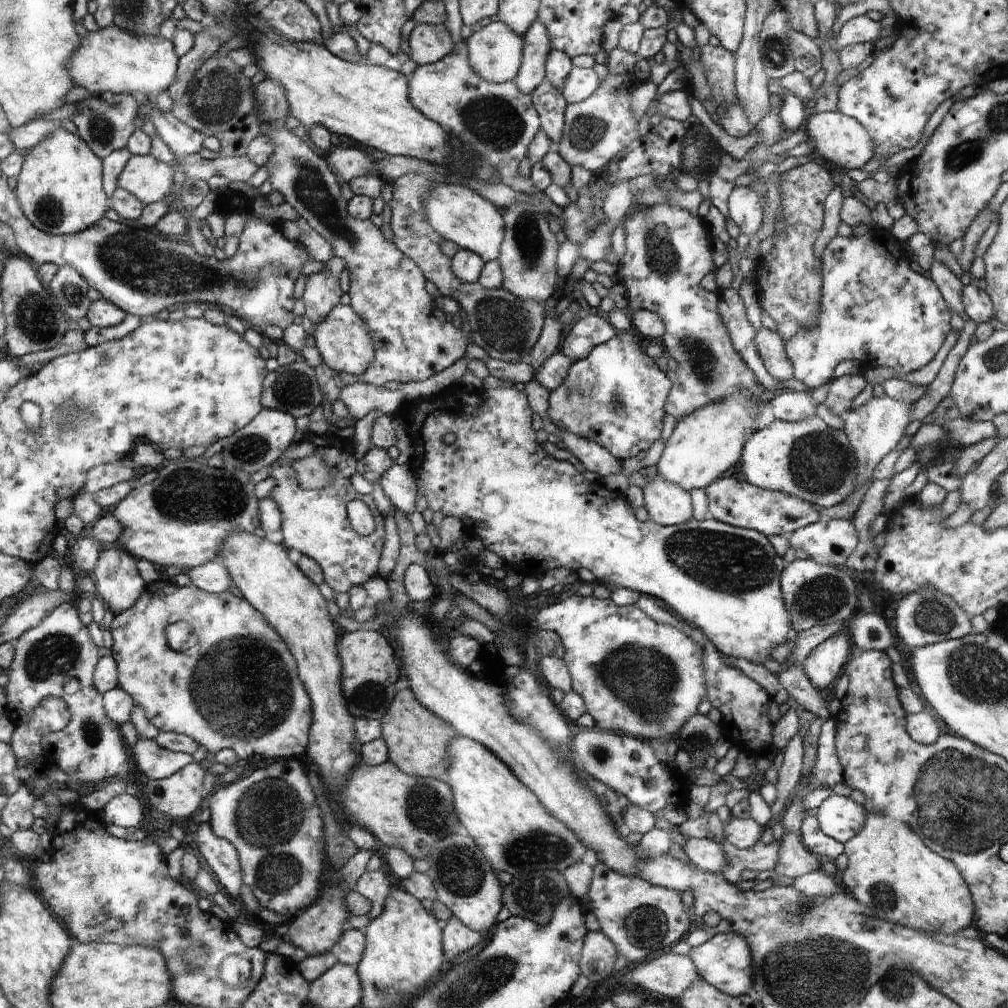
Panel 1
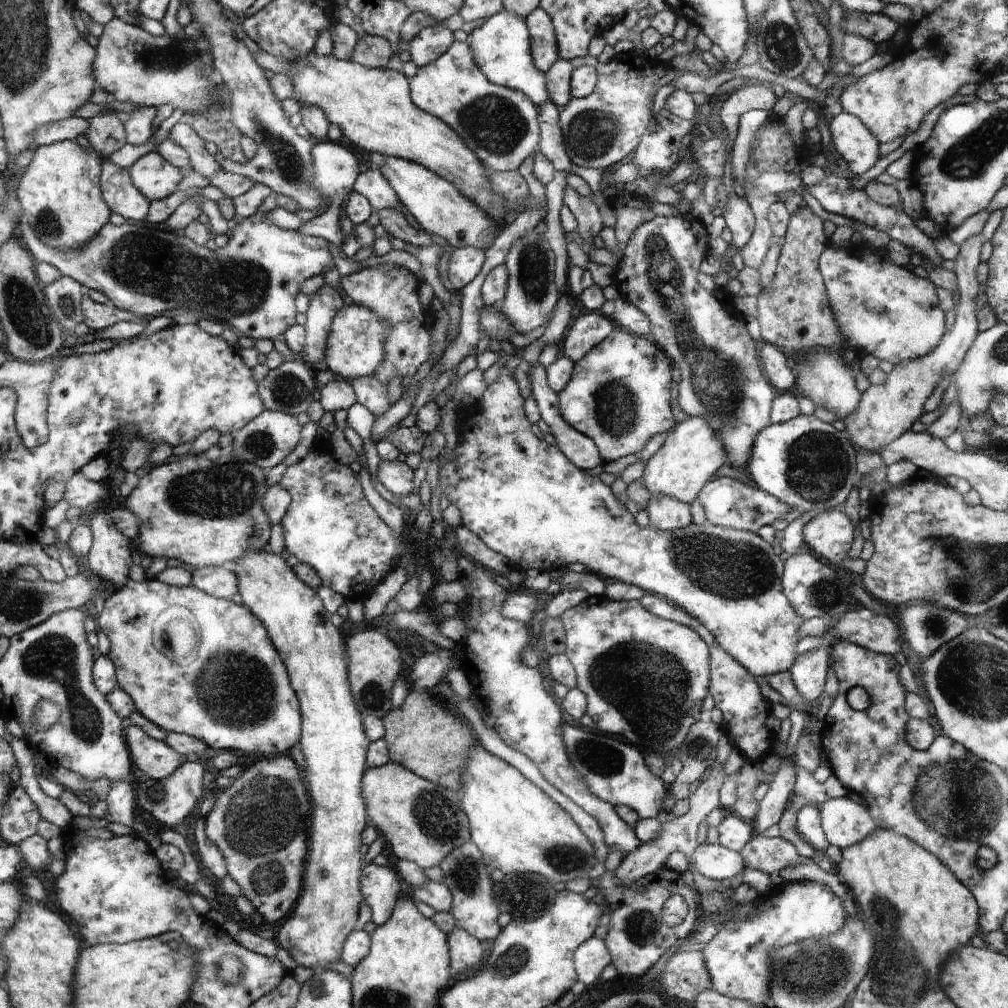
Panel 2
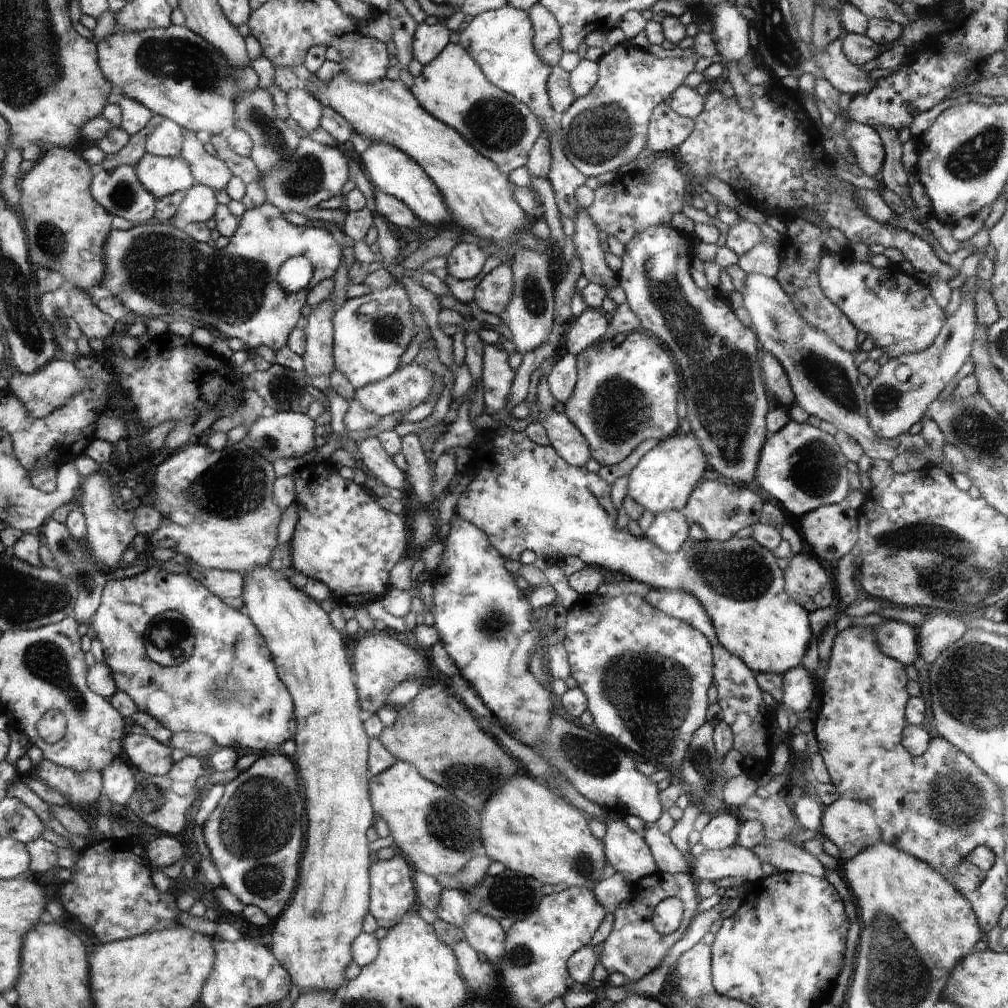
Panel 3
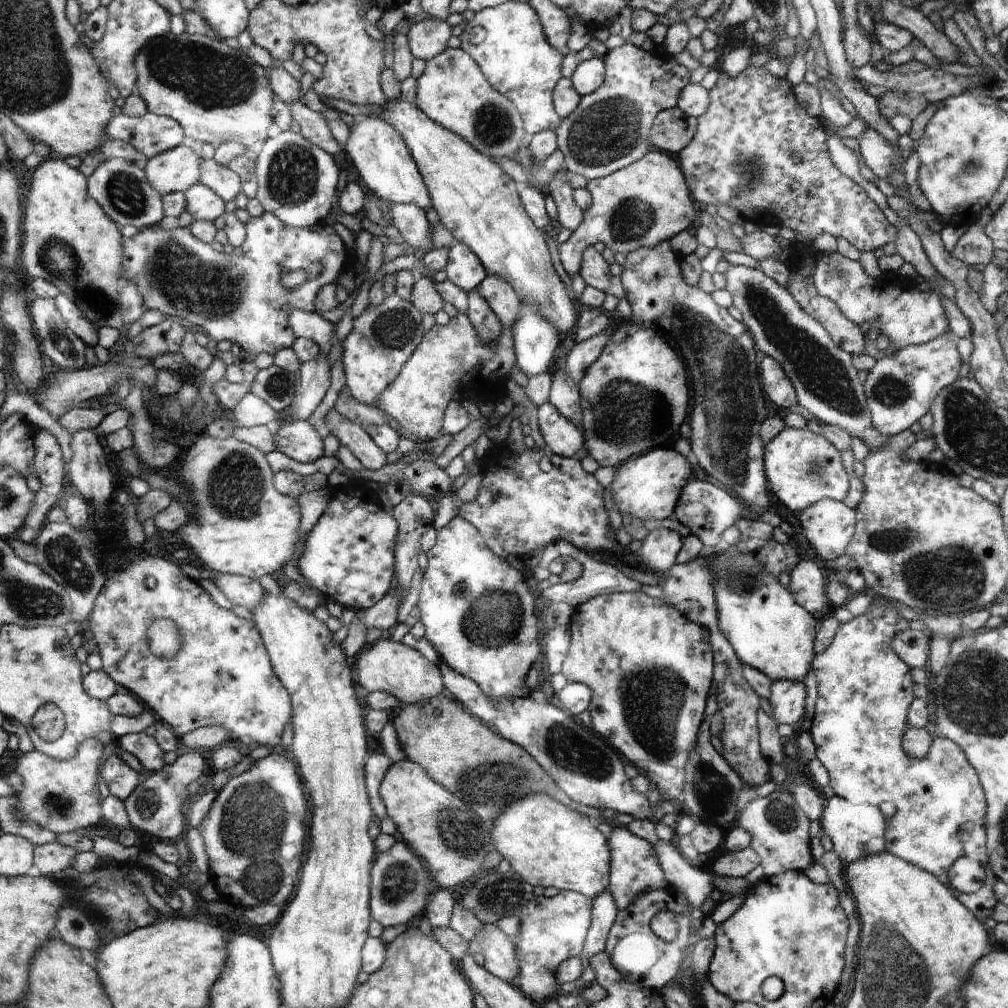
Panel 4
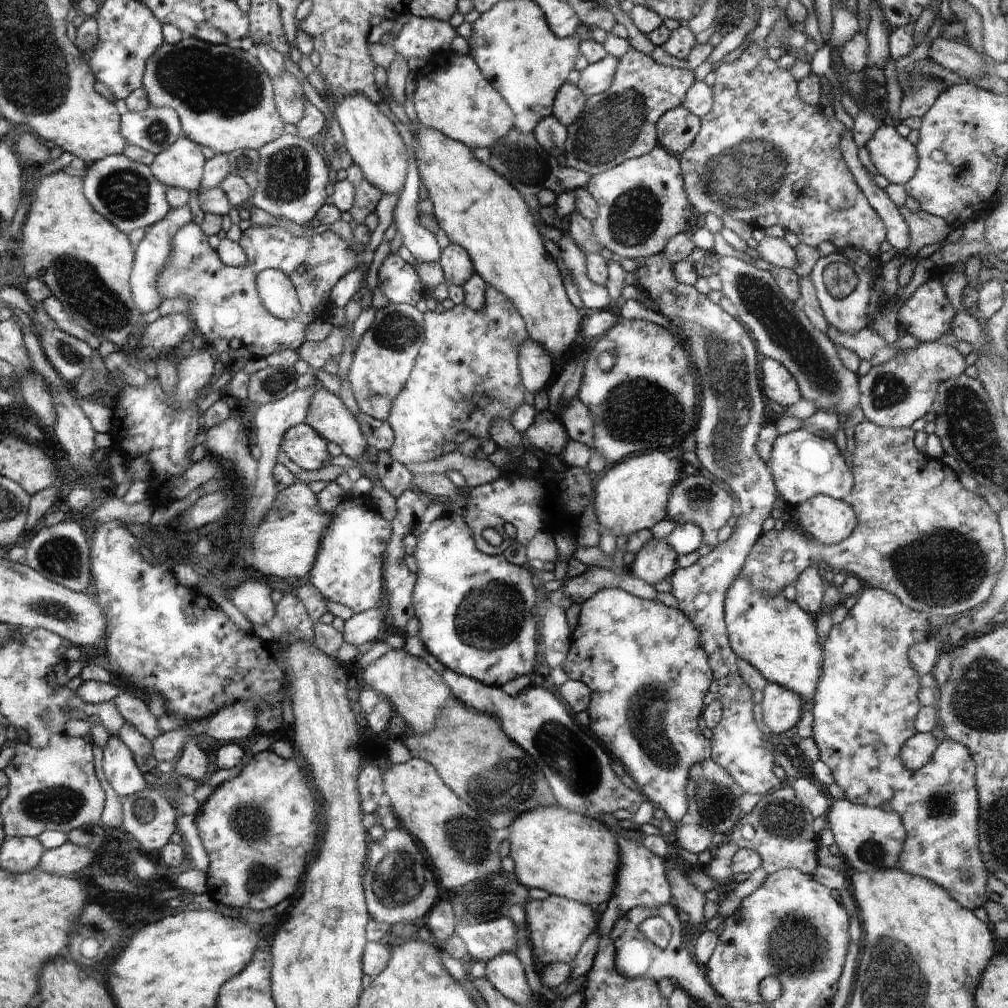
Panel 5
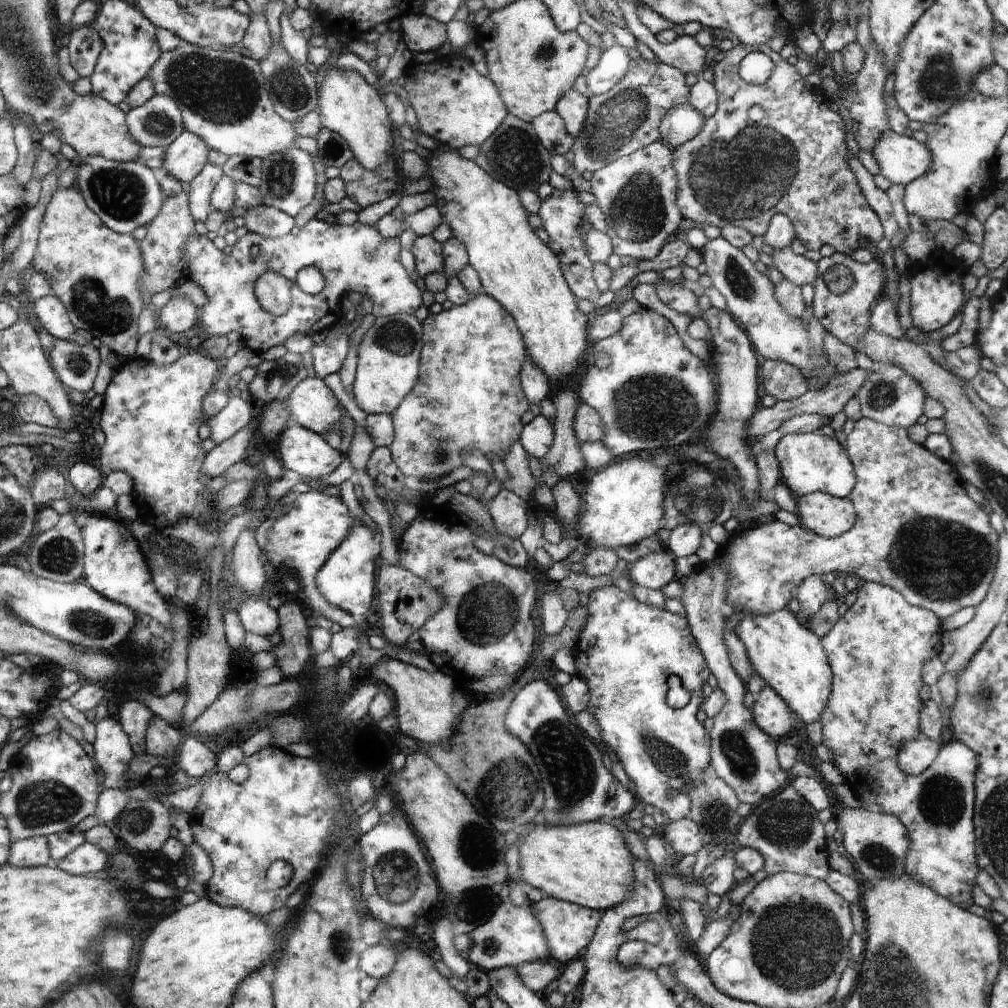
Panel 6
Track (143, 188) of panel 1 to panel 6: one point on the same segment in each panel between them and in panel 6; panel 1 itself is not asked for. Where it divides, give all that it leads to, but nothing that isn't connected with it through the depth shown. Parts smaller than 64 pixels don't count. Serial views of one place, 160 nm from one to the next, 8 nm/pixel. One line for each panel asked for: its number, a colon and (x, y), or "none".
2: (156, 178)
3: (162, 176)
4: (178, 169)
5: (181, 165)
6: (186, 156)

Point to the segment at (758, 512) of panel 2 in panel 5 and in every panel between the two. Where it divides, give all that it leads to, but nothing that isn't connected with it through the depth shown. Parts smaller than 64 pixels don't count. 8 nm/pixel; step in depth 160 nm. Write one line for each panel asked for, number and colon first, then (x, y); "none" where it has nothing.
3: (721, 510)
4: (706, 510)
5: (696, 499)

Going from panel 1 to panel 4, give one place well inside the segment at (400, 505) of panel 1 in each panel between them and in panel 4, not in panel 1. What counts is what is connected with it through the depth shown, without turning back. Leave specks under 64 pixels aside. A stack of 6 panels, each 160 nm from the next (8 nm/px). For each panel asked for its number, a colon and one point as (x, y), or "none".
2: (397, 476)
3: (377, 460)
4: (357, 440)

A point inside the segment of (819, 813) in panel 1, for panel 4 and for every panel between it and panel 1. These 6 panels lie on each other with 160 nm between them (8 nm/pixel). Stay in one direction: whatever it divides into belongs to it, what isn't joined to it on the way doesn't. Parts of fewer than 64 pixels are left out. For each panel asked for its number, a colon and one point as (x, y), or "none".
2: (844, 822)
3: (851, 825)
4: (857, 831)

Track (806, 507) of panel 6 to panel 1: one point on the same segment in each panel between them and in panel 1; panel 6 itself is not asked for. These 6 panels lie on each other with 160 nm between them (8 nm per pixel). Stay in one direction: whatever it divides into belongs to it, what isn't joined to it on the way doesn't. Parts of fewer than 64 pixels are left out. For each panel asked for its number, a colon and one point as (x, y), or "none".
1: (830, 542)
2: (831, 533)
3: (831, 531)
4: (829, 525)
5: (828, 520)

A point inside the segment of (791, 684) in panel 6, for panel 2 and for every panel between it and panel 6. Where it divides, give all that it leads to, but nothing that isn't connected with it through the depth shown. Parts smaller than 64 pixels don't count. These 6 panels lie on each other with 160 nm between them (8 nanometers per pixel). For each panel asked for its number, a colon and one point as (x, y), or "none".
2: (525, 499)
3: (556, 510)
4: (770, 631)
5: (781, 641)

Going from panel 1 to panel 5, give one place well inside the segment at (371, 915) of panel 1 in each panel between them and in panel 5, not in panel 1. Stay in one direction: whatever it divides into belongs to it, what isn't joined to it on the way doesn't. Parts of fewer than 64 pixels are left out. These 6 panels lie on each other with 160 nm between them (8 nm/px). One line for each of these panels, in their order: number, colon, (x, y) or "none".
2: (380, 886)
3: (393, 893)
4: (401, 885)
5: (399, 886)

